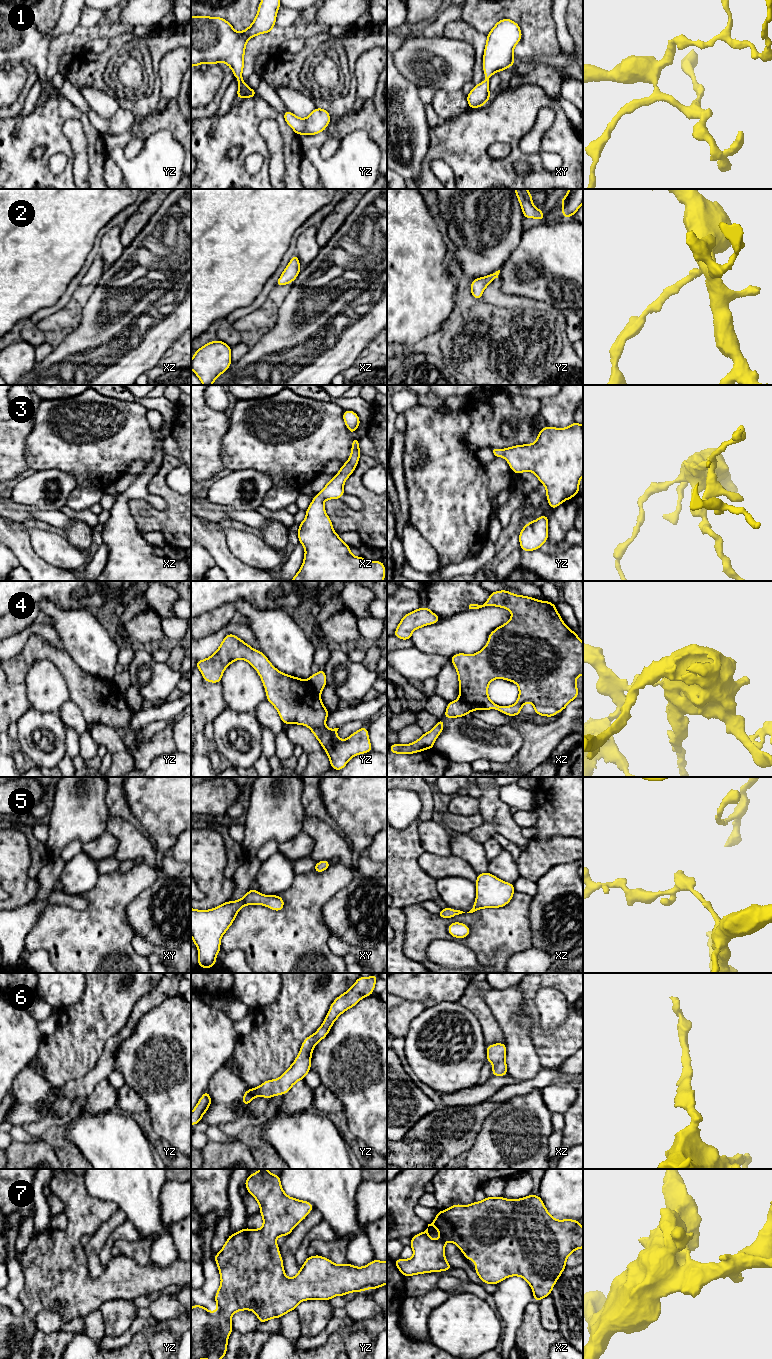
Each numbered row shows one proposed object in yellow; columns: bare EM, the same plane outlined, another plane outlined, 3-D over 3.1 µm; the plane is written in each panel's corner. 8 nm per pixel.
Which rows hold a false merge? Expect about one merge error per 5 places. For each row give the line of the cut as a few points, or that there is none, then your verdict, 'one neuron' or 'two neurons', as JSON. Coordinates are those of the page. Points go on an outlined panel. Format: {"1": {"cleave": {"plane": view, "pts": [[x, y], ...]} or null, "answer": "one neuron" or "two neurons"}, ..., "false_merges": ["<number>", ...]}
{"1": {"cleave": null, "answer": "one neuron"}, "2": {"cleave": null, "answer": "one neuron"}, "3": {"cleave": null, "answer": "one neuron"}, "4": {"cleave": {"plane": "xz", "pts": [[459, 698], [467, 702], [472, 709]]}, "answer": "two neurons"}, "5": {"cleave": null, "answer": "one neuron"}, "6": {"cleave": null, "answer": "one neuron"}, "7": {"cleave": null, "answer": "one neuron"}, "false_merges": ["4"]}

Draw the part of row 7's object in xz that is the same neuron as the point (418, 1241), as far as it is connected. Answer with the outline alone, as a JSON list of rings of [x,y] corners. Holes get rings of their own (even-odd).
[[[534,1194],[525,1198],[506,1199],[503,1197],[486,1197],[481,1202],[463,1206],[455,1204],[452,1207],[438,1211],[436,1218],[429,1226],[434,1226],[440,1234],[440,1238],[433,1240],[429,1237],[428,1228],[411,1237],[411,1248],[414,1255],[411,1259],[397,1259],[394,1261],[404,1277],[429,1272],[447,1271],[453,1268],[445,1259],[445,1243],[455,1243],[467,1260],[475,1261],[475,1271],[479,1278],[486,1284],[498,1284],[510,1276],[524,1278],[532,1287],[534,1302],[540,1301],[551,1295],[551,1291],[566,1268],[566,1260],[577,1249],[583,1248],[583,1227],[579,1220],[556,1220],[547,1211],[542,1199]]]

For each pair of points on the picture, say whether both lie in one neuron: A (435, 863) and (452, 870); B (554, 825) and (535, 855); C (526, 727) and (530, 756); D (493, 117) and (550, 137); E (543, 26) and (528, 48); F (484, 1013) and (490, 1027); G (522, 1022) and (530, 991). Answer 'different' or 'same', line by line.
A: same
B: different
C: same
D: same
E: same
F: same
G: different

